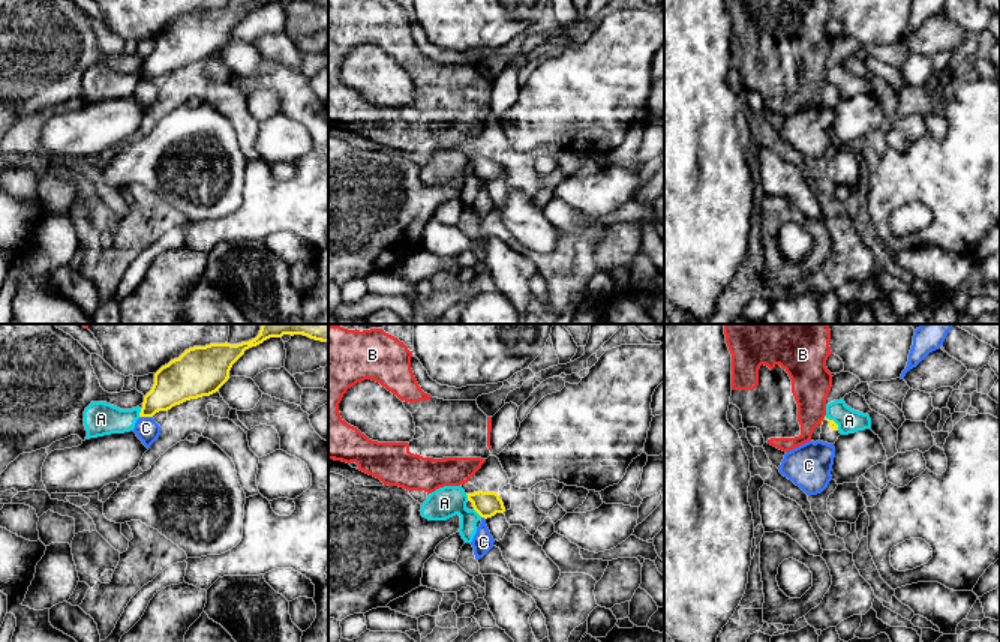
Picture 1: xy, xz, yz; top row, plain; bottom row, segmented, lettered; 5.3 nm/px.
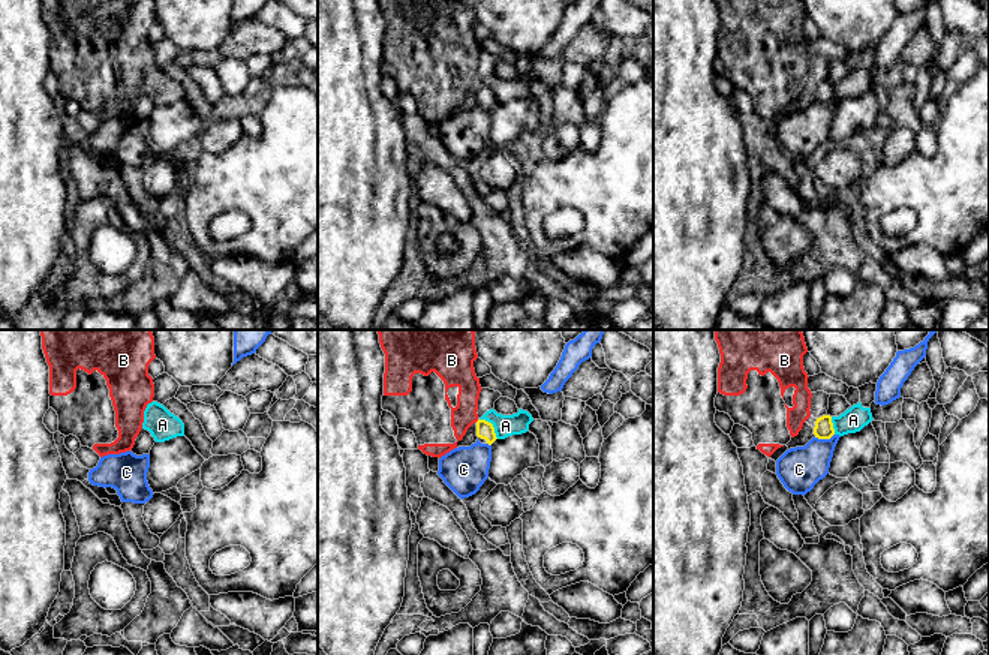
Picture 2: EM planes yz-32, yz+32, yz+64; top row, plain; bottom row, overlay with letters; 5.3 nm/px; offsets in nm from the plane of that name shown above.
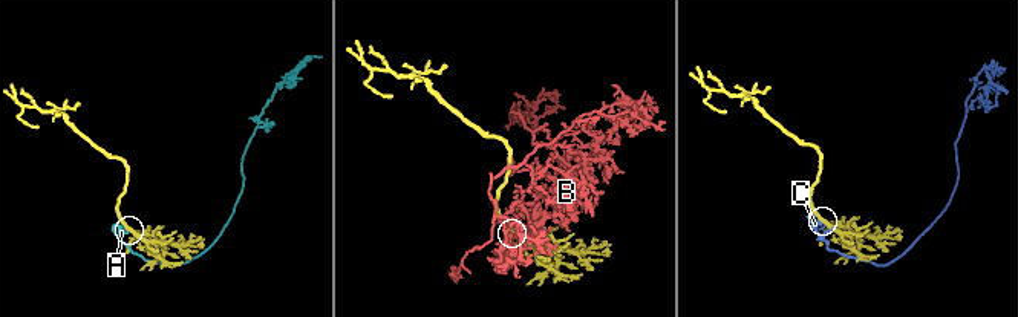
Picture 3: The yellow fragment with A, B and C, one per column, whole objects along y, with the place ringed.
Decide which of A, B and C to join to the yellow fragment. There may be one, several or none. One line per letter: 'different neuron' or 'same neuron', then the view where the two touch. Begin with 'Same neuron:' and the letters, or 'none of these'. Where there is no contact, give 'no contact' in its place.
Same neuron: none of these
A: different neuron | xy
B: different neuron | no contact
C: different neuron | xy

